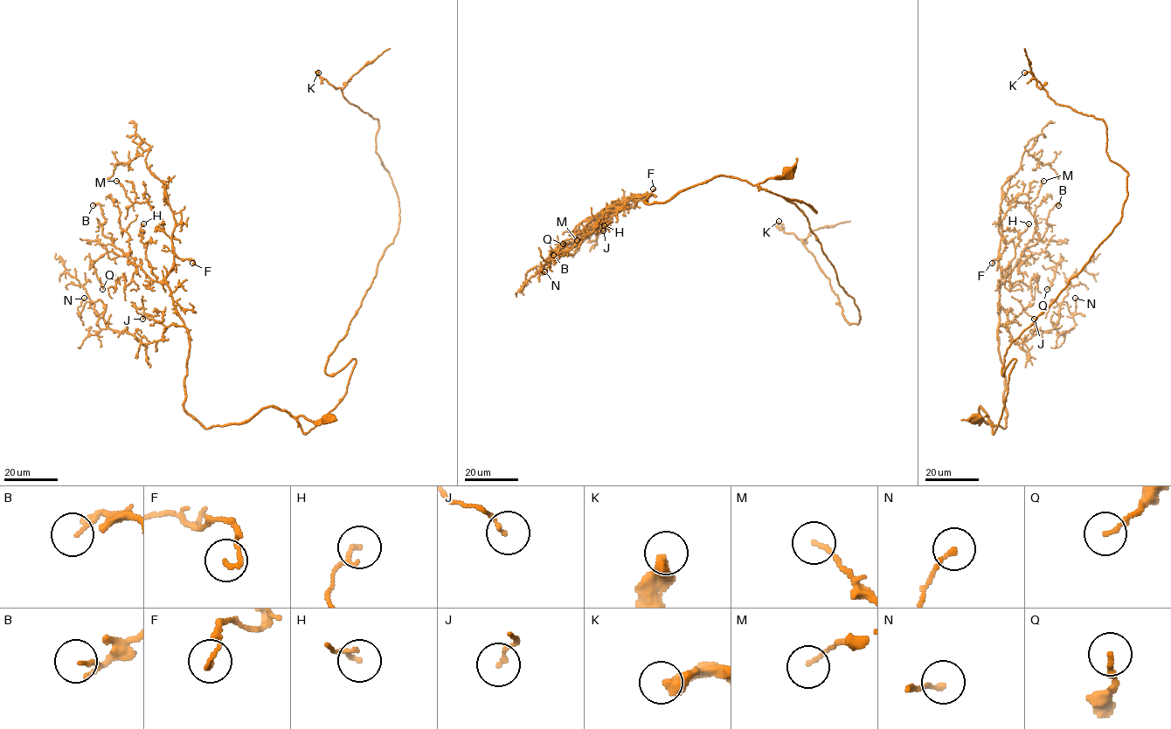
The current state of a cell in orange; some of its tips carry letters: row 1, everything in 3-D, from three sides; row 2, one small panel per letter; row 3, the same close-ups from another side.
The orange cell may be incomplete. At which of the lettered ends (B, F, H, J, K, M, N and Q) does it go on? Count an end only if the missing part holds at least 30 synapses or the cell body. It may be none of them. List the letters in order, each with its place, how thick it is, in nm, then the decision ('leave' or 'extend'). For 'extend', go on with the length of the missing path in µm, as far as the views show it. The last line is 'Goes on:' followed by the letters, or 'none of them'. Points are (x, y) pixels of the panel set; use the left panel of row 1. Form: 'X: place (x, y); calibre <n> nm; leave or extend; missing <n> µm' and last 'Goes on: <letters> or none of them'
B: place (93, 205); calibre 90 nm; leave
F: place (192, 263); calibre 150 nm; leave
H: place (143, 223); calibre 130 nm; leave
J: place (142, 319); calibre 120 nm; leave
K: place (318, 72); calibre 480 nm; leave
M: place (116, 181); calibre 120 nm; leave
N: place (84, 298); calibre 170 nm; leave
Q: place (102, 289); calibre 180 nm; leave
Goes on: none of them

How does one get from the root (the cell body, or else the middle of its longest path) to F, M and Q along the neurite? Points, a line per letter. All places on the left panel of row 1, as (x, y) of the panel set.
F: (325, 417), (267, 406), (204, 428), (186, 412), (189, 331), (166, 277), (175, 255), (192, 263)
M: (325, 417), (267, 406), (204, 428), (186, 412), (172, 242), (116, 181)
Q: (325, 417), (267, 406), (204, 428), (183, 408), (189, 331), (170, 289), (112, 251), (93, 264), (102, 289)

